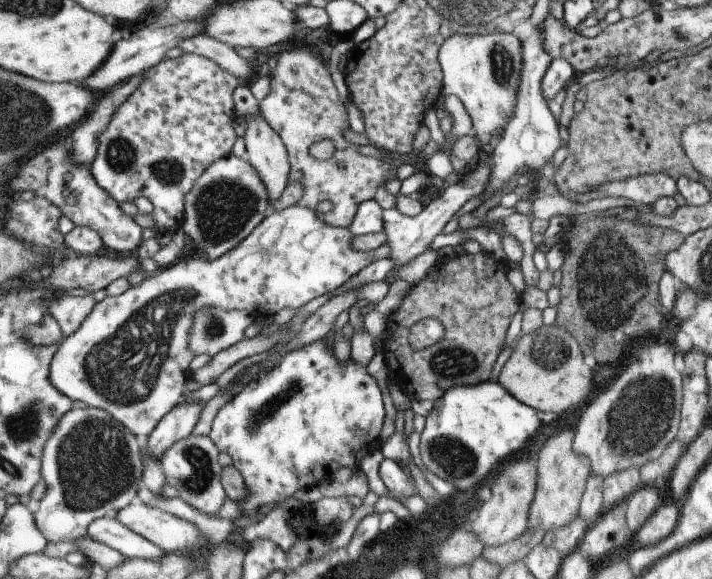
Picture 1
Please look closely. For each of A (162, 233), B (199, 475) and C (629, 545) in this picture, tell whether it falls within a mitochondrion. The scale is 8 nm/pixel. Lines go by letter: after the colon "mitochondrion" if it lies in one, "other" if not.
A: other
B: mitochondrion
C: other

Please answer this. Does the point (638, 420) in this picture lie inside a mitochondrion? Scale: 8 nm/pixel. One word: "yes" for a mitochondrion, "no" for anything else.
yes

